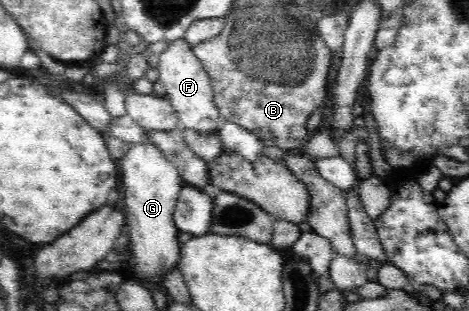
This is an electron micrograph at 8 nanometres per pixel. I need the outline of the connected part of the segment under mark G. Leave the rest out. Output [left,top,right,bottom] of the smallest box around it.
[120,142,185,285]

